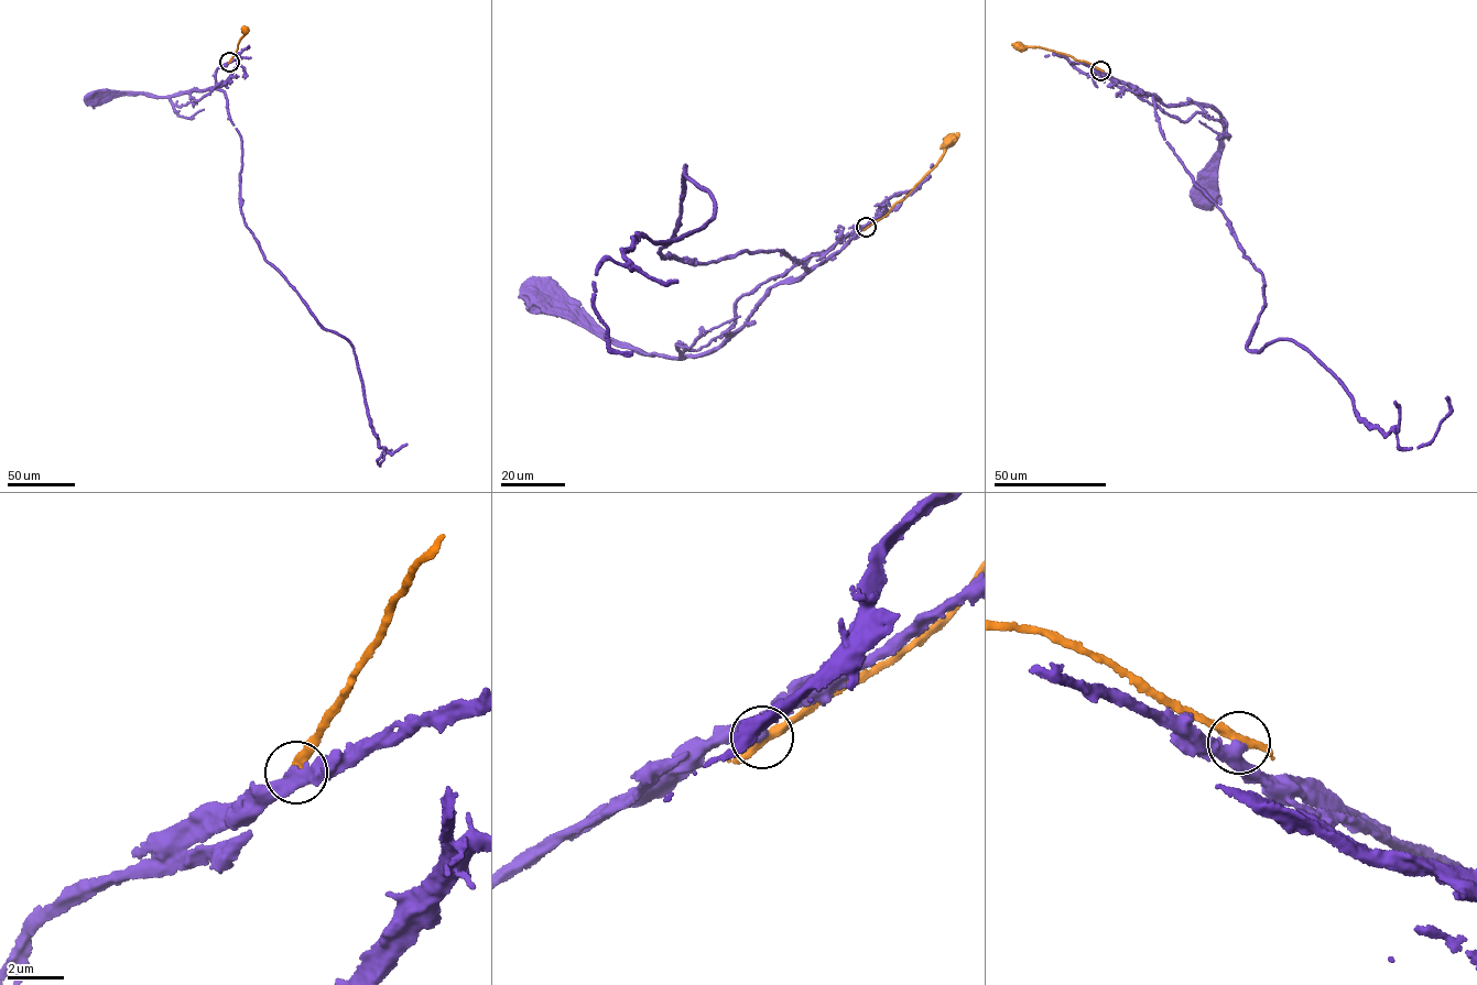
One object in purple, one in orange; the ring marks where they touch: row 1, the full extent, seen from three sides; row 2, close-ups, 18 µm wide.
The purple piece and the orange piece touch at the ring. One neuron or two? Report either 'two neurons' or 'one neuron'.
two neurons

